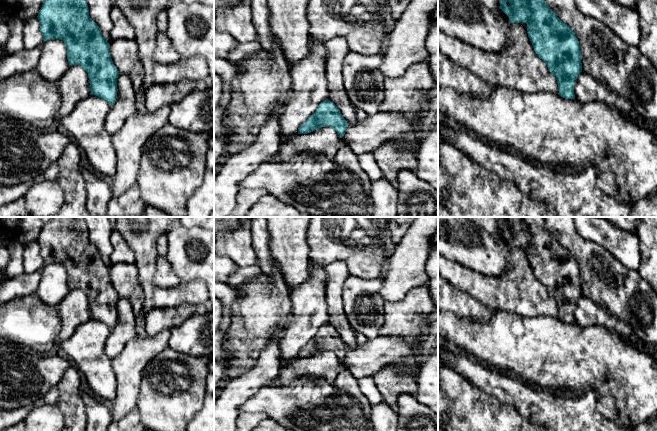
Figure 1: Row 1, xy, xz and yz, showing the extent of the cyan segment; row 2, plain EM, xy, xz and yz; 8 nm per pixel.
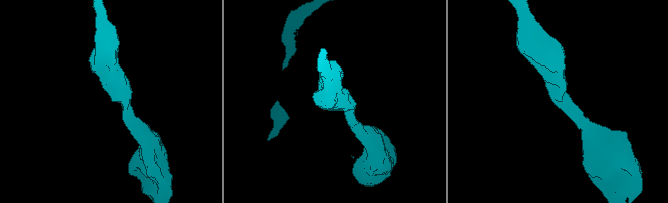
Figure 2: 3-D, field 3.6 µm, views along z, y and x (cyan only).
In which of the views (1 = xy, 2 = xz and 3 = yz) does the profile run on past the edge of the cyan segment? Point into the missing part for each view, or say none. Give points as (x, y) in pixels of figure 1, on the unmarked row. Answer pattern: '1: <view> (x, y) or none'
1: none
2: none
3: none

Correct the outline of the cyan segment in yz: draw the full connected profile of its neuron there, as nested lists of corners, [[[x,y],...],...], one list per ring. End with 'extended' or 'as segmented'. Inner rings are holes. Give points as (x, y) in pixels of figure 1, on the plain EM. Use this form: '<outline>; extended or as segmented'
[[[499,217],[500,233],[509,241],[510,247],[527,248],[528,261],[537,280],[557,302],[559,317],[565,323],[574,323],[574,309],[582,296],[582,280],[579,265],[573,253],[560,244],[550,233],[543,217]]]; as segmented

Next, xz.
[[[327,323],[321,326],[317,334],[300,350],[298,358],[308,358],[319,352],[329,350],[342,362],[348,349],[338,331]]]; as segmented

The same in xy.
[[[53,217],[50,222],[43,224],[37,242],[41,249],[40,255],[43,259],[43,264],[63,264],[67,273],[69,289],[79,289],[86,294],[91,312],[90,319],[98,320],[106,324],[111,330],[114,329],[118,316],[117,302],[120,297],[112,285],[109,267],[102,260],[99,250],[89,240],[89,232],[84,217]]]; as segmented

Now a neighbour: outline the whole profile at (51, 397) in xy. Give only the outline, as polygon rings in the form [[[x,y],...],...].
[[[57,385],[51,388],[43,397],[35,401],[33,405],[25,405],[17,409],[1,409],[0,408],[0,431],[23,422],[29,412],[34,407],[46,404],[56,404],[59,398],[59,390]]]

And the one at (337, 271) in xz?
[[[334,260],[325,267],[327,281],[325,283],[325,299],[329,314],[328,324],[340,334],[349,349],[356,349],[355,331],[348,322],[343,307],[343,284],[350,276],[349,266],[345,260]]]

